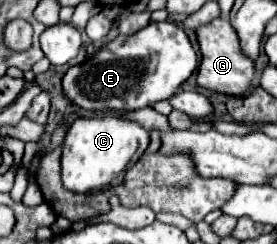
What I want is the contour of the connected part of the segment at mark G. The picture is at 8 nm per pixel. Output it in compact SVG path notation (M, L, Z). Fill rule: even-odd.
M216 18L204 26L198 26L196 38L200 44L200 52L202 52L202 60L200 60L200 68L198 68L198 76L196 76L198 86L212 90L212 92L228 94L228 96L244 96L248 92L252 76L254 76L254 62L248 60L240 52L238 38L236 38L236 32L230 26L230 22L224 18Z

